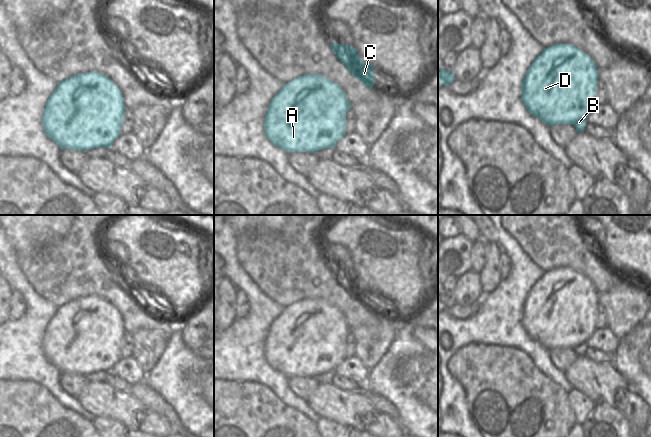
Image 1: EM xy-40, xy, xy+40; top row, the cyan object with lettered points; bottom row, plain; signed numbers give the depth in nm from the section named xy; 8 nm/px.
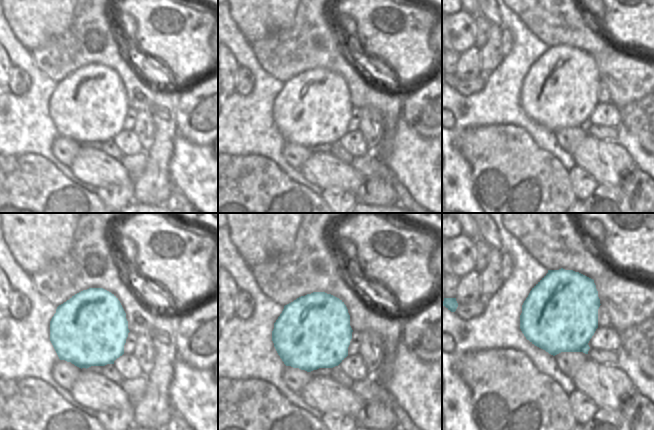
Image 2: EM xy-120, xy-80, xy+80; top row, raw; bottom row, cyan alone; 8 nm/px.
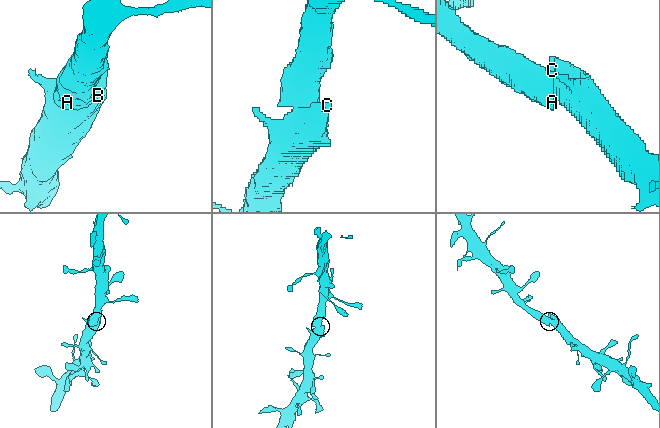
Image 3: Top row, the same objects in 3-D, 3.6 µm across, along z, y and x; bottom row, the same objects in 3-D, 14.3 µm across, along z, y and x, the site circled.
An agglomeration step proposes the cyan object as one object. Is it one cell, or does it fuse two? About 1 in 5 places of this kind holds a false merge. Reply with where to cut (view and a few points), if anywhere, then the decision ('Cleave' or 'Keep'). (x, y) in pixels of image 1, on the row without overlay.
No split. Keep

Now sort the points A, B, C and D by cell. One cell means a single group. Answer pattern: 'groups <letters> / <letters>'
groups A B C D

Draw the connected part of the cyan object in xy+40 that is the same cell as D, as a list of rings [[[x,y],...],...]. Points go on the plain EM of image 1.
[[[555,268],[544,272],[530,289],[522,311],[521,324],[530,338],[547,350],[573,348],[584,356],[586,343],[596,329],[598,293],[592,282],[571,268]]]

